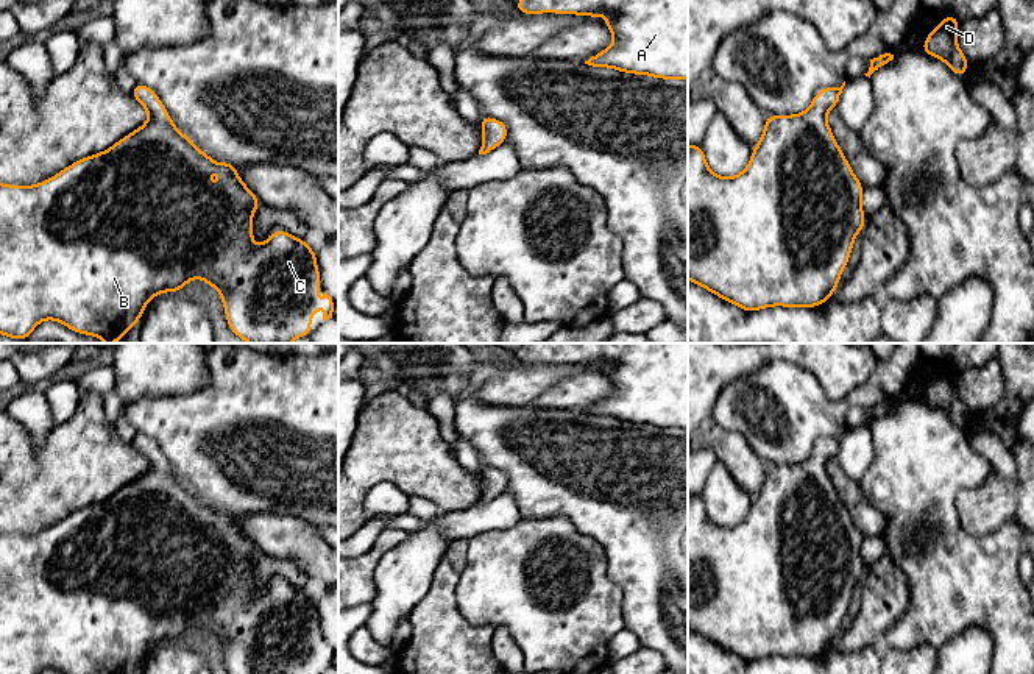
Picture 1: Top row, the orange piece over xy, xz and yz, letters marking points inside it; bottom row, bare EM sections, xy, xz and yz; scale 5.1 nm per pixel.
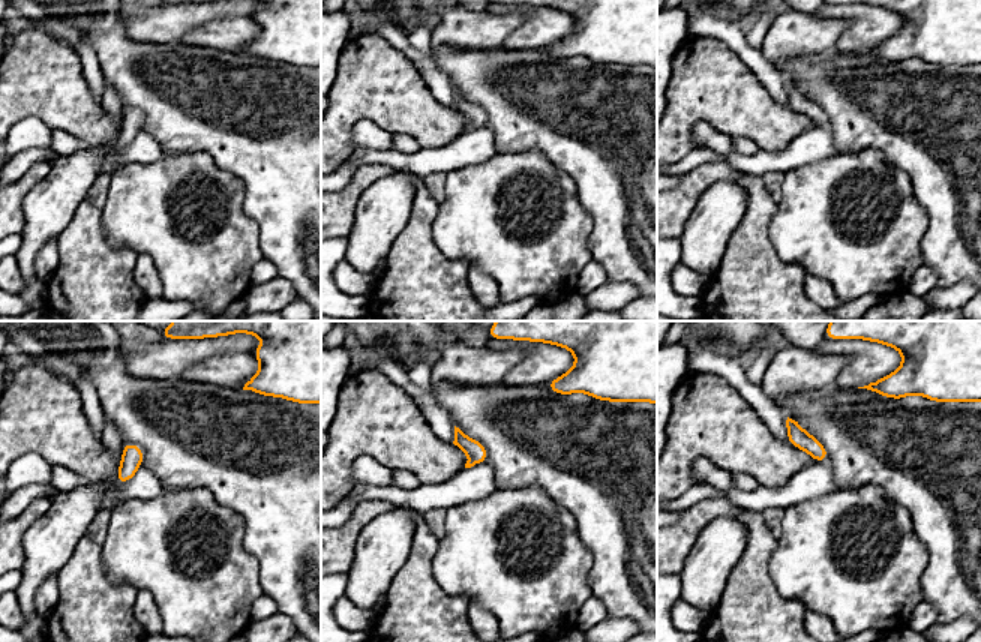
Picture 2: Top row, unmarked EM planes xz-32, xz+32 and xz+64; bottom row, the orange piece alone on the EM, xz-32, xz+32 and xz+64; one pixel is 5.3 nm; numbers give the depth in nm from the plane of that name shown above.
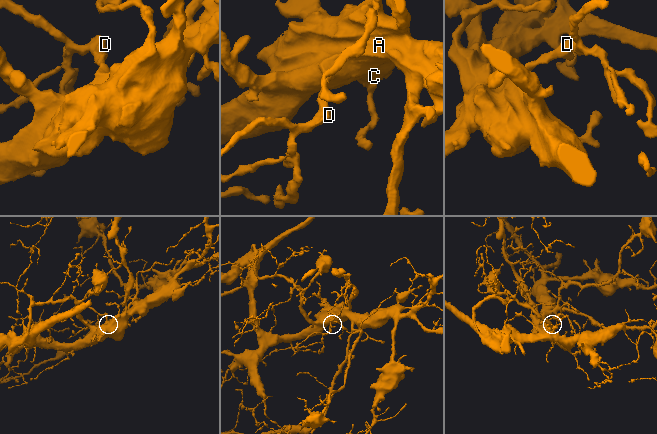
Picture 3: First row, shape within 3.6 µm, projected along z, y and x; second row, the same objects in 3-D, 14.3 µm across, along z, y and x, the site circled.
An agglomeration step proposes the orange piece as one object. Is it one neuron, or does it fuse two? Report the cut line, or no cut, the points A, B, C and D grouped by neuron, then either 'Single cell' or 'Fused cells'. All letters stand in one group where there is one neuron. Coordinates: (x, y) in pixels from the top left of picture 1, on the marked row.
No split. Groups: A B C D. Single cell

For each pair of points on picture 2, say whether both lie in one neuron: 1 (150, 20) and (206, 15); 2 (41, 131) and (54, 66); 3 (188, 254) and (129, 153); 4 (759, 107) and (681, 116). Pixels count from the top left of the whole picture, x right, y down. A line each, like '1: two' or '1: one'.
1: one
2: two
3: two
4: one

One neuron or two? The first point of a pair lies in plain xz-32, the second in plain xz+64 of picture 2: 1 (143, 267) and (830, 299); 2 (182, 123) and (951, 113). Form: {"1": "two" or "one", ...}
{"1": "one", "2": "one"}

